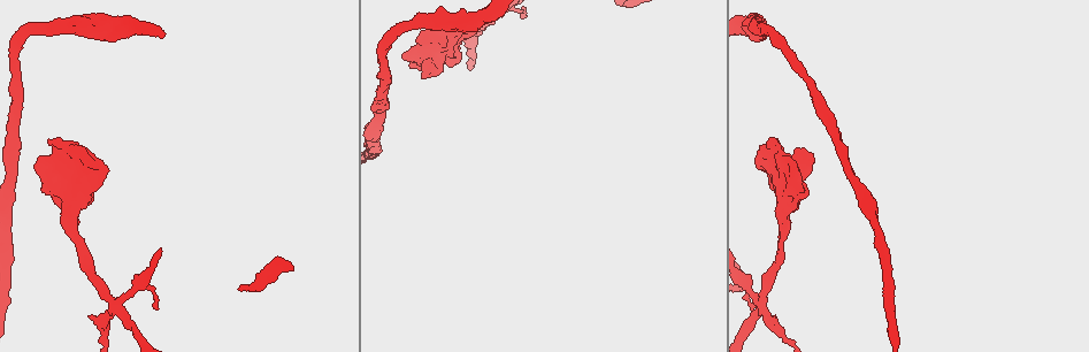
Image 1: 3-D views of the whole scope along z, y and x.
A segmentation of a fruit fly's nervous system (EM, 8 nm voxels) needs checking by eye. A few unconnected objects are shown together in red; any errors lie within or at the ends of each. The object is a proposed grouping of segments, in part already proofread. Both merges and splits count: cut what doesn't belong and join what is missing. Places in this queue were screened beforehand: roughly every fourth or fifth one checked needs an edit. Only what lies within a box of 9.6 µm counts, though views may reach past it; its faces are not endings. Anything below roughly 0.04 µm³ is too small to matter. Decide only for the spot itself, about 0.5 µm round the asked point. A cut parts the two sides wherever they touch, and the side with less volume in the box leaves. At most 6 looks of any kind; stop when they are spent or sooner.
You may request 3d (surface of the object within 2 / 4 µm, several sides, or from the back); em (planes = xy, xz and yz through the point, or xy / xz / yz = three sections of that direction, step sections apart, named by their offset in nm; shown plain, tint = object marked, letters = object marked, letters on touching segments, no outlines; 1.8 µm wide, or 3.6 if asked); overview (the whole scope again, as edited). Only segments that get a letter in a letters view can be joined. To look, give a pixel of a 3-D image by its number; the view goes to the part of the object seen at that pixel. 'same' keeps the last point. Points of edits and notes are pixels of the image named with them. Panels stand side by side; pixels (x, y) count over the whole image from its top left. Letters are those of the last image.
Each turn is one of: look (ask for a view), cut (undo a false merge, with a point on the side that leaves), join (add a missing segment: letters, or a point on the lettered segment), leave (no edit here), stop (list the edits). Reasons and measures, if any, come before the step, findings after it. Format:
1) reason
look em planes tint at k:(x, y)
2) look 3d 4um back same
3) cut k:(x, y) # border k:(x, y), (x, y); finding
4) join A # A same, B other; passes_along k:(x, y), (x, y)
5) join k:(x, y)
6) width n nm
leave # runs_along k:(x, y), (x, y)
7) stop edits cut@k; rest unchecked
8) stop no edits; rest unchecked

branch stops here
look em planes letters at 1:(776, 139)

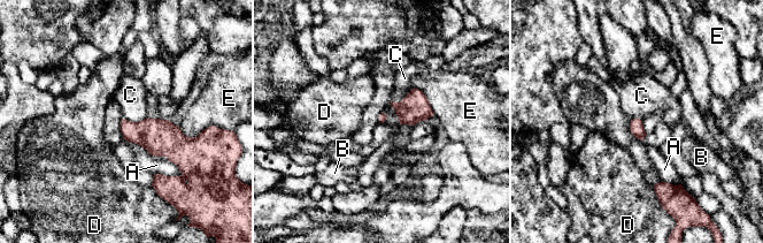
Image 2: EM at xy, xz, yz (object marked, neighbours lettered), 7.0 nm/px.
leave # A other, B other, C other, D other, E other; border 2:(414, 86), (399, 101), (391, 101); none of them fits

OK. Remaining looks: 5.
calibre changes
look 3d 4um at 1:(783, 223)

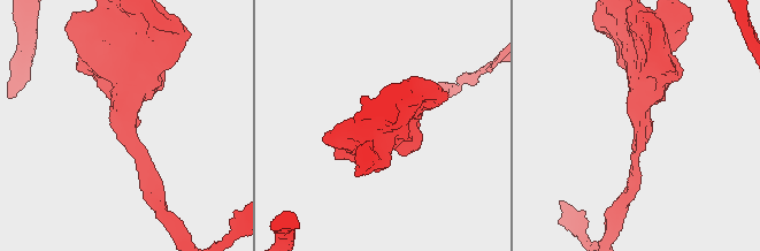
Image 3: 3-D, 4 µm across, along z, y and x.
arm_widths 190, 600 nm
look em 3.6um planes tint at 3:(128, 121)

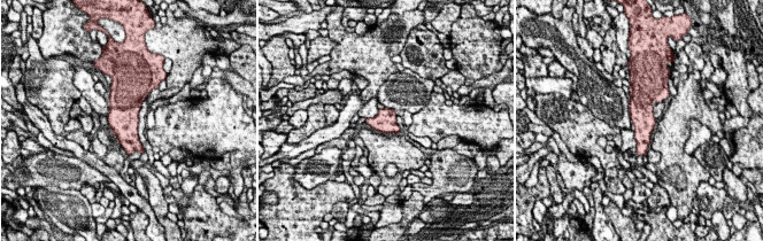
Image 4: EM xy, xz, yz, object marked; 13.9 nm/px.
look em 3.6um planes letters same

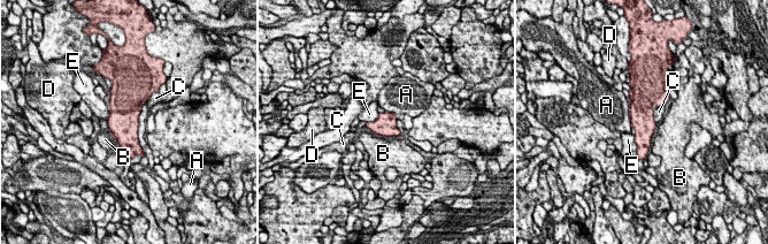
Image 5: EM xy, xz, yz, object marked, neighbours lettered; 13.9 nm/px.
leave # A other, B other, C other, D other, E other; runs_along 5:(643, 91), (643, 152), (639, 155); continuous, no second neuron

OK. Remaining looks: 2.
four-way junction
look em xz step 4 tint at 1:(116, 302)

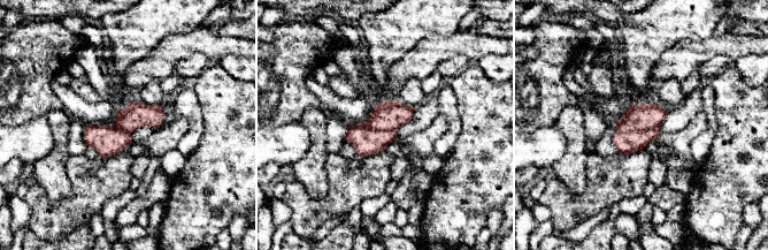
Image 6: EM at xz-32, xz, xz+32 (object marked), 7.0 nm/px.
look em planes letters same

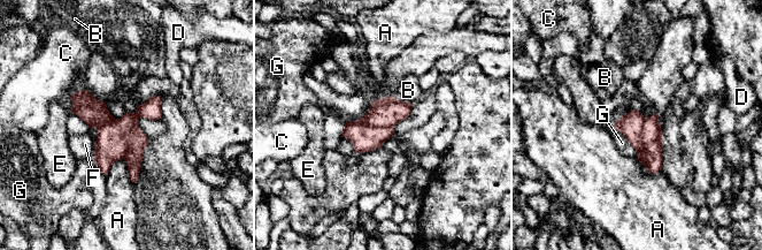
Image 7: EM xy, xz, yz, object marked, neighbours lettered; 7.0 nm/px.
cut 7:(630, 126) # A other, B other, C other, D other, E other, F other, G other; border 7:(645, 119), (643, 151), (637, 154); a second neuron is stuck on

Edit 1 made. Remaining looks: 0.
stop edits cut@7; rest unchecked

